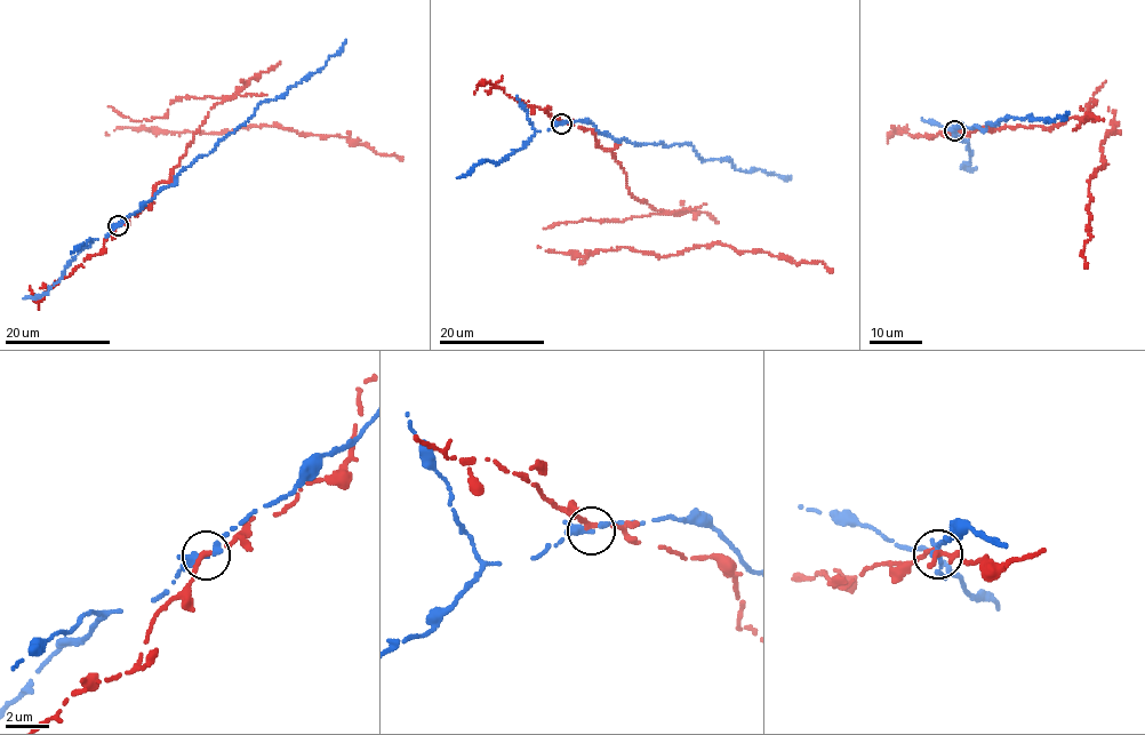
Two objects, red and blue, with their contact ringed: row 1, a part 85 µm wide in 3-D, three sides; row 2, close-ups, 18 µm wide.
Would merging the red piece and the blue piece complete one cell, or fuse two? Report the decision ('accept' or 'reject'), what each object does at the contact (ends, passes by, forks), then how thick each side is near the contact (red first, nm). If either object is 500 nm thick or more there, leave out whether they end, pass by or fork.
reject; red passes by; blue forks there; 200 nm thick on the red side, 240 nm on the other

